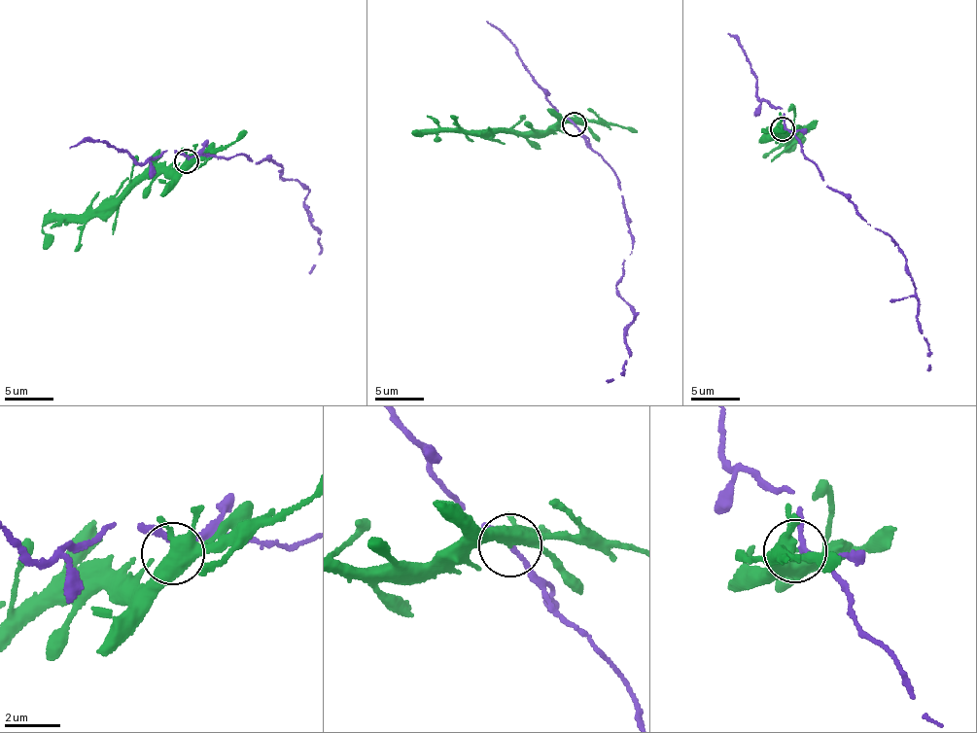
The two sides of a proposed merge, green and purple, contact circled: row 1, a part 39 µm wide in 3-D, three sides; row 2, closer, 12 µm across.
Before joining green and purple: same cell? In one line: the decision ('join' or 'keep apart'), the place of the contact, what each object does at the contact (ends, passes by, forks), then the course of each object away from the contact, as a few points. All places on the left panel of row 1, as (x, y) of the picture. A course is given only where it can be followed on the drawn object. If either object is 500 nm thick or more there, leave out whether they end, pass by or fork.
keep apart; place (187, 160); green forks; purple passes by; course green (186, 161), (178, 171), (149, 171), (118, 195), (93, 209), (57, 216), (43, 227), (48, 248); course purple (187, 158), (202, 153), (258, 164), (267, 158), (308, 189), (304, 208), (321, 235), (309, 273)

